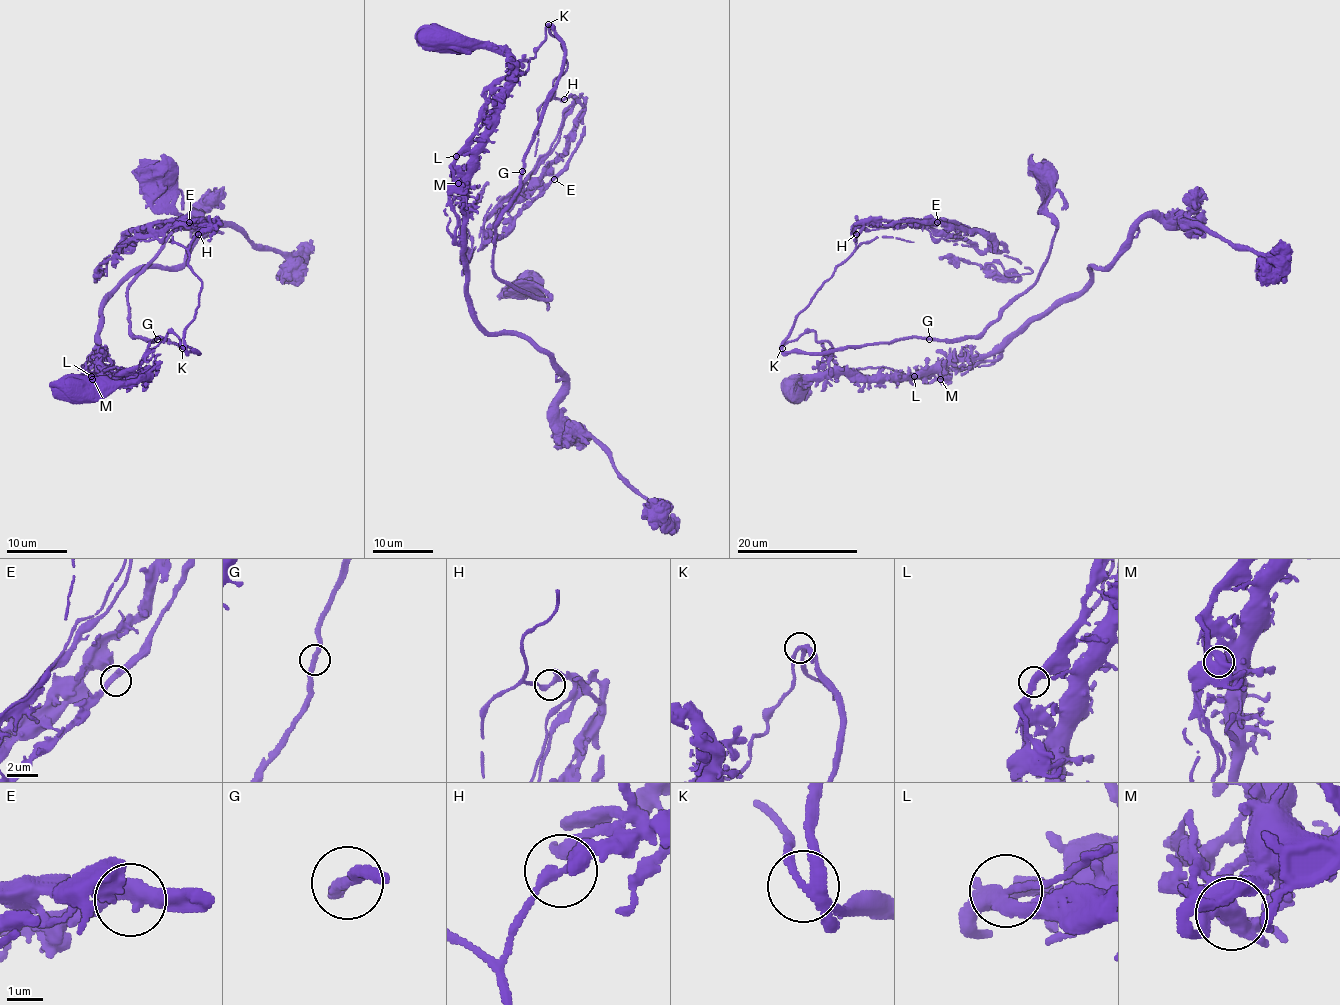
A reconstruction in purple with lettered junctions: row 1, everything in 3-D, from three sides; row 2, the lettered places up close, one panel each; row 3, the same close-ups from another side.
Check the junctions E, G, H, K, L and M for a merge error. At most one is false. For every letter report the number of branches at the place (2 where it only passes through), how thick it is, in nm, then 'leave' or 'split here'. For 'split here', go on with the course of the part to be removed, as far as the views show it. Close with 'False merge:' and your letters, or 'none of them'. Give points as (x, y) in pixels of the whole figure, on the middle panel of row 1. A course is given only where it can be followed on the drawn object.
E: 3 branches meet; 340 nm thick; leave
G: 2 branches meet; 300 nm thick; leave
H: 3 branches meet; 240 nm thick; leave
K: 3 branches meet; 280 nm thick; leave
L: 3 branches meet; 320 nm thick; leave
M: 4 branches meet; 500 nm thick; split here; foreign part runs (457, 182), (479, 110), (548, 27), (554, 96), (572, 98), (559, 142), (462, 275), (486, 181)
False merge: M

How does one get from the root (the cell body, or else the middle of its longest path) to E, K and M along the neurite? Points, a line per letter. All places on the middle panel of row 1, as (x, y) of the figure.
E: (442, 40), (500, 45), (518, 74), (548, 27), (560, 40), (554, 96), (572, 102), (545, 160), (554, 179)
K: (442, 40), (500, 45), (521, 64), (516, 72), (522, 74), (545, 39), (548, 24)
M: (442, 40), (488, 42), (510, 64), (510, 81), (501, 92), (495, 128), (476, 161), (457, 178), (457, 182)

